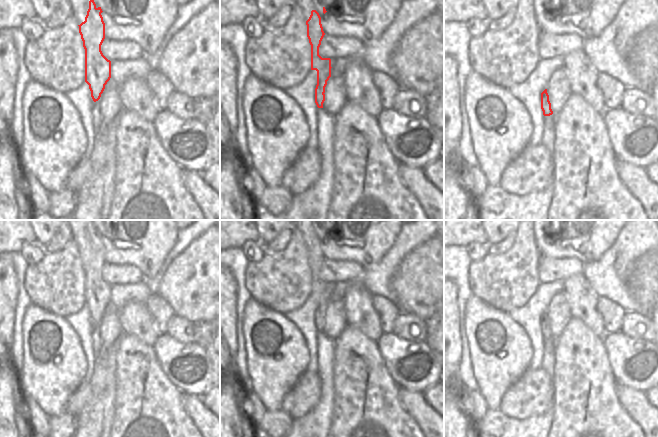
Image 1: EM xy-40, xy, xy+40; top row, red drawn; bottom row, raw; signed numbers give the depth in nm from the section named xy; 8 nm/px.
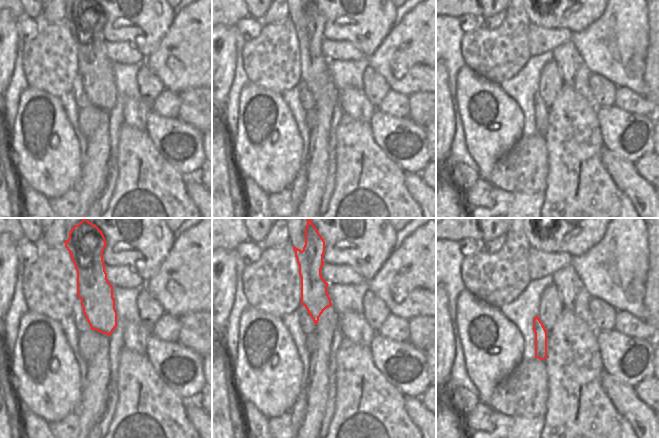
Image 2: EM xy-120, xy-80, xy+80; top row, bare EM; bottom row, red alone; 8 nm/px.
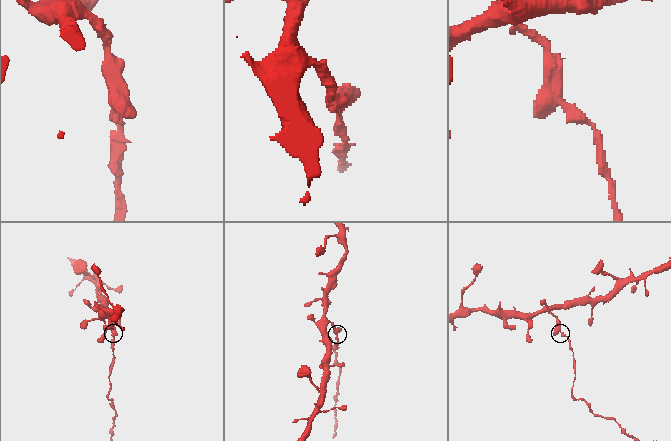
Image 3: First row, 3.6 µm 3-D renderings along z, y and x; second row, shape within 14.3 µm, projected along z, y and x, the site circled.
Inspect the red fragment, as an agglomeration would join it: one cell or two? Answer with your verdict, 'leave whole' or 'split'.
split

